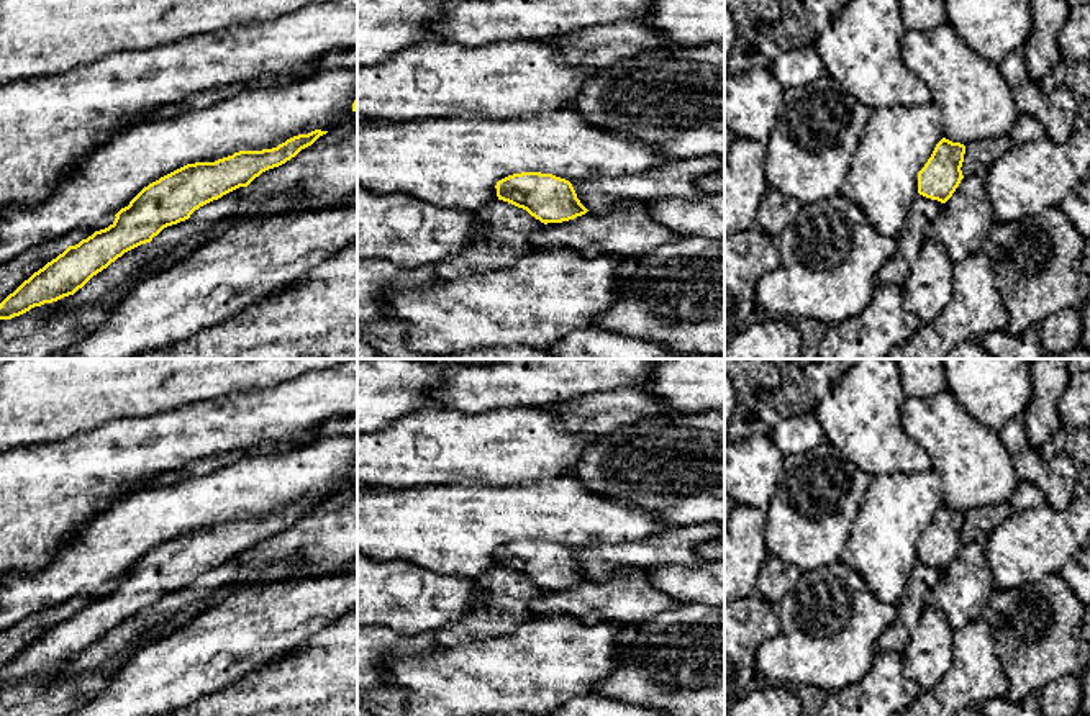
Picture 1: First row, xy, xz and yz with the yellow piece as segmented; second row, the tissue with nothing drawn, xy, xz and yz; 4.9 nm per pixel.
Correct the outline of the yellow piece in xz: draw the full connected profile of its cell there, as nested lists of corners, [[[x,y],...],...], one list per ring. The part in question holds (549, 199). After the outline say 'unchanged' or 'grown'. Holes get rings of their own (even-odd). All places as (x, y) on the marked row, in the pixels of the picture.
[[[521,172],[497,182],[498,200],[526,210],[541,223],[562,223],[585,215],[572,184],[552,174]]]; unchanged

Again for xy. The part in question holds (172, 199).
[[[328,131],[298,134],[272,149],[239,151],[215,162],[187,164],[144,187],[115,221],[48,262],[0,303],[0,319],[74,295],[125,252],[151,242],[164,228],[190,218],[200,206],[248,187]]]; unchanged

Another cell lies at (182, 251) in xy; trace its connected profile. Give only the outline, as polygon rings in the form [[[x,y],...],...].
[[[216,229],[211,231],[208,234],[198,234],[195,238],[192,238],[190,241],[179,244],[175,249],[172,249],[172,252],[161,259],[157,264],[154,264],[156,270],[164,270],[172,264],[177,264],[180,261],[184,261],[185,257],[188,257],[195,249],[208,244],[210,241],[213,241],[216,236],[220,236],[223,233],[223,229]]]

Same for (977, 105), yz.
[[[949,21],[931,31],[908,29],[902,39],[902,61],[941,106],[942,138],[967,147],[1003,136],[1016,123],[1020,110],[998,66],[969,48]]]

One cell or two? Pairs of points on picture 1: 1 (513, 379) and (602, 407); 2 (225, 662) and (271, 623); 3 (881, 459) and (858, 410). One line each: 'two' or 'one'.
1: two
2: one
3: one

